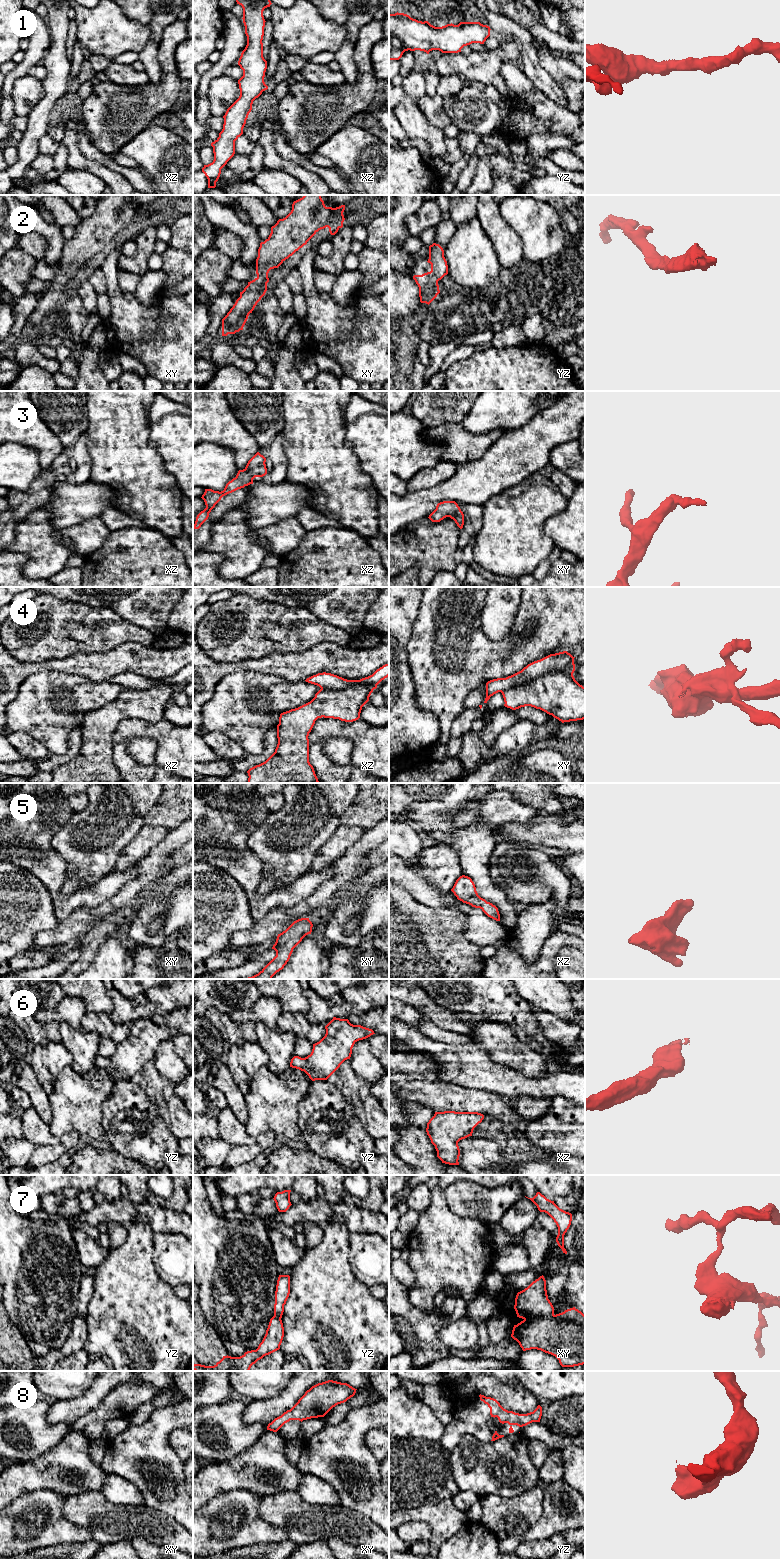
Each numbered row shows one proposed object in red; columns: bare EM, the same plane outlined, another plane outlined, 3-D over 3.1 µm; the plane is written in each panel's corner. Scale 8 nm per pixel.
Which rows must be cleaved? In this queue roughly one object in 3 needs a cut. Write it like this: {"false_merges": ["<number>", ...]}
{"false_merges": ["4", "7"]}

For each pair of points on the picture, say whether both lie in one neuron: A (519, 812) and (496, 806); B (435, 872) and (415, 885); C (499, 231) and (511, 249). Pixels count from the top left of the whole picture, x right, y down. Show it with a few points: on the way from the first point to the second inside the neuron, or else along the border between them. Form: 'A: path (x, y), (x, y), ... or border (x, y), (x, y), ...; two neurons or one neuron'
A: path (513, 810), (502, 807); one neuron
B: border (408, 863), (423, 869), (425, 877), (438, 888); two neurons
C: path (502, 235), (508, 245); one neuron

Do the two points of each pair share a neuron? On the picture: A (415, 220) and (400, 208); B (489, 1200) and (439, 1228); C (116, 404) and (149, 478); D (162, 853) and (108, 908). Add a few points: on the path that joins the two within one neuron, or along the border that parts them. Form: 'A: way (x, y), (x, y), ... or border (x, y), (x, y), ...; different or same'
A: border (422, 205), (406, 218), (406, 229), (409, 235); different
B: border (445, 1198), (456, 1214), (483, 1222); different
C: way (131, 422), (136, 437), (149, 451), (149, 460); same
D: way (152, 867), (122, 897); same

